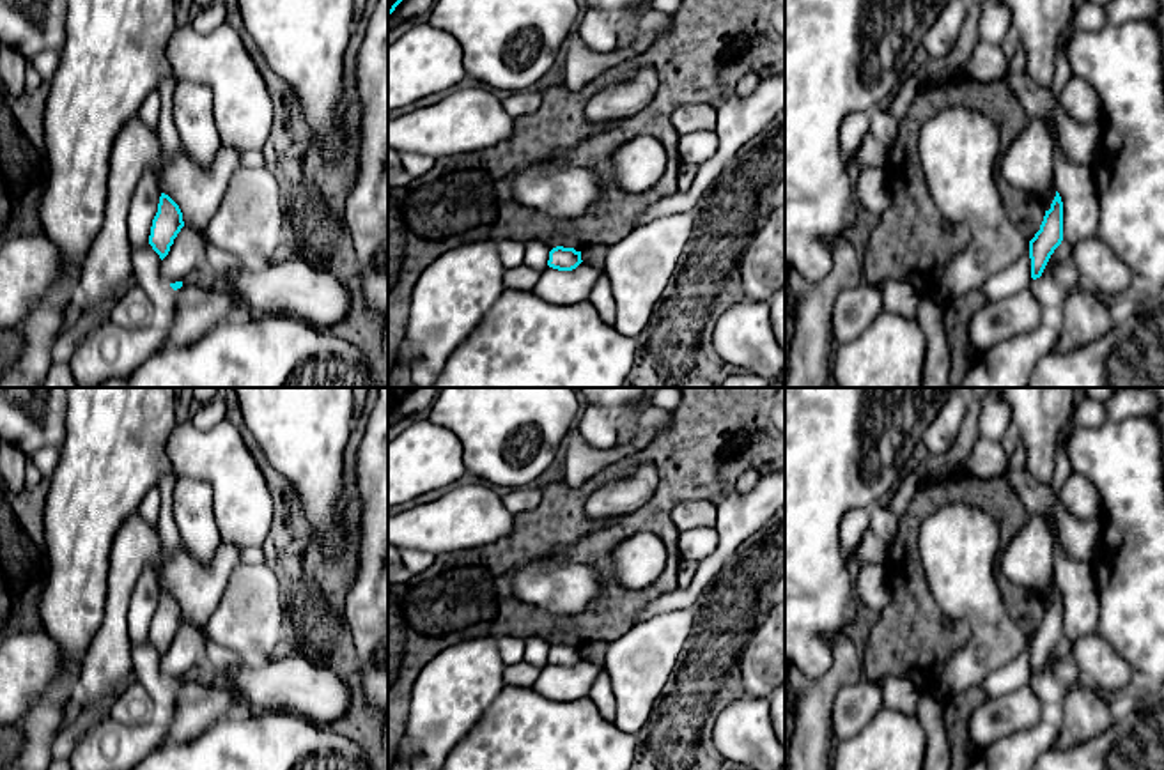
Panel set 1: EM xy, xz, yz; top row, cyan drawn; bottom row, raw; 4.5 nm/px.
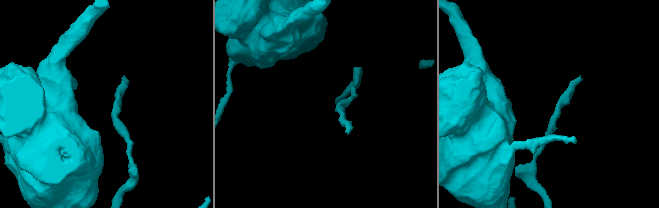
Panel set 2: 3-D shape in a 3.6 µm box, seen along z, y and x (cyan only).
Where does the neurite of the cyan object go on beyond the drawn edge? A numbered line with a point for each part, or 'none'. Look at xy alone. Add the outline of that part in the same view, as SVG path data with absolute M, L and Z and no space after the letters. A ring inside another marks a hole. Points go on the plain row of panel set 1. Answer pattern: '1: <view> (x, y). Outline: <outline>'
none

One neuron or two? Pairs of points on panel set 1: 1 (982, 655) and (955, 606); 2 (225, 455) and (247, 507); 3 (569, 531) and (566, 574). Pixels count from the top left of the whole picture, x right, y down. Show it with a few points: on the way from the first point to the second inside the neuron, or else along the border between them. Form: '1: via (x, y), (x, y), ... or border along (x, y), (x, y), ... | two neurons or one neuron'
1: via (982, 641), (982, 627), (970, 615) | one neuron
2: via (229, 468), (241, 494) | one neuron
3: border along (527, 563), (544, 560), (550, 565), (583, 565) | two neurons

